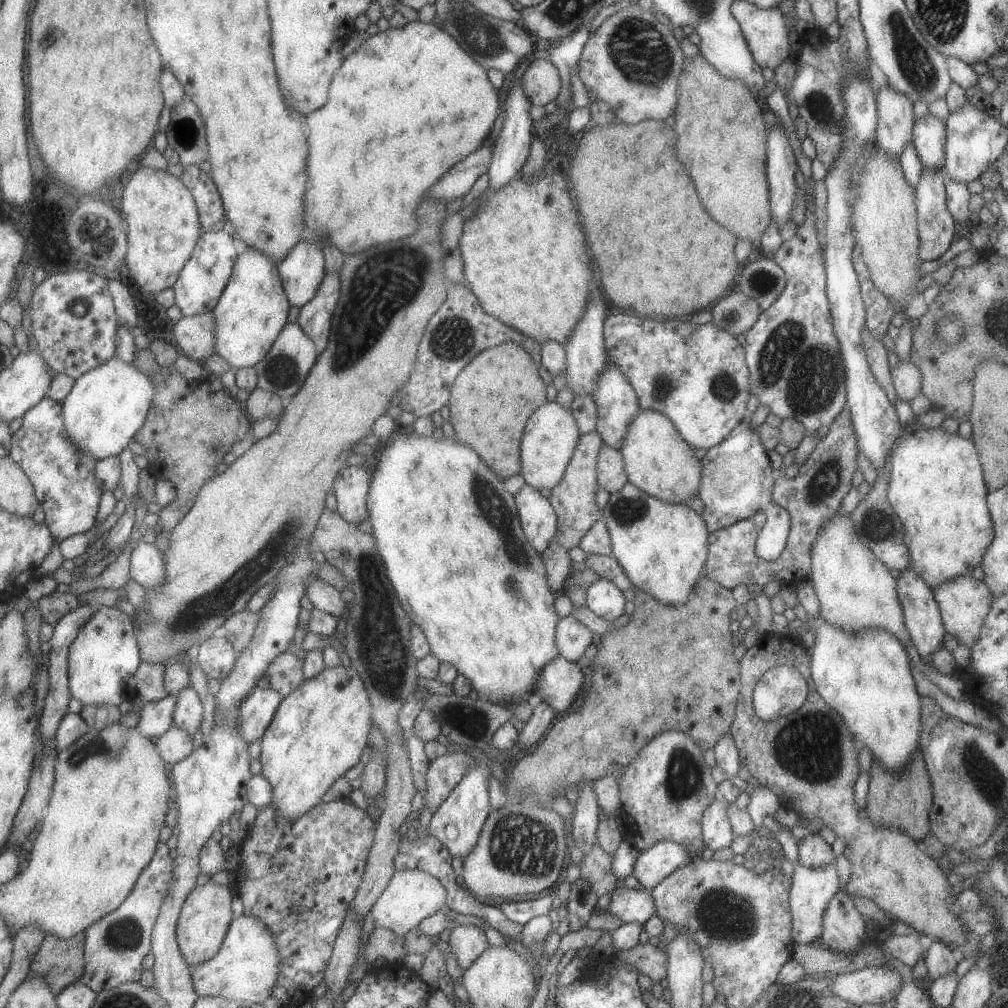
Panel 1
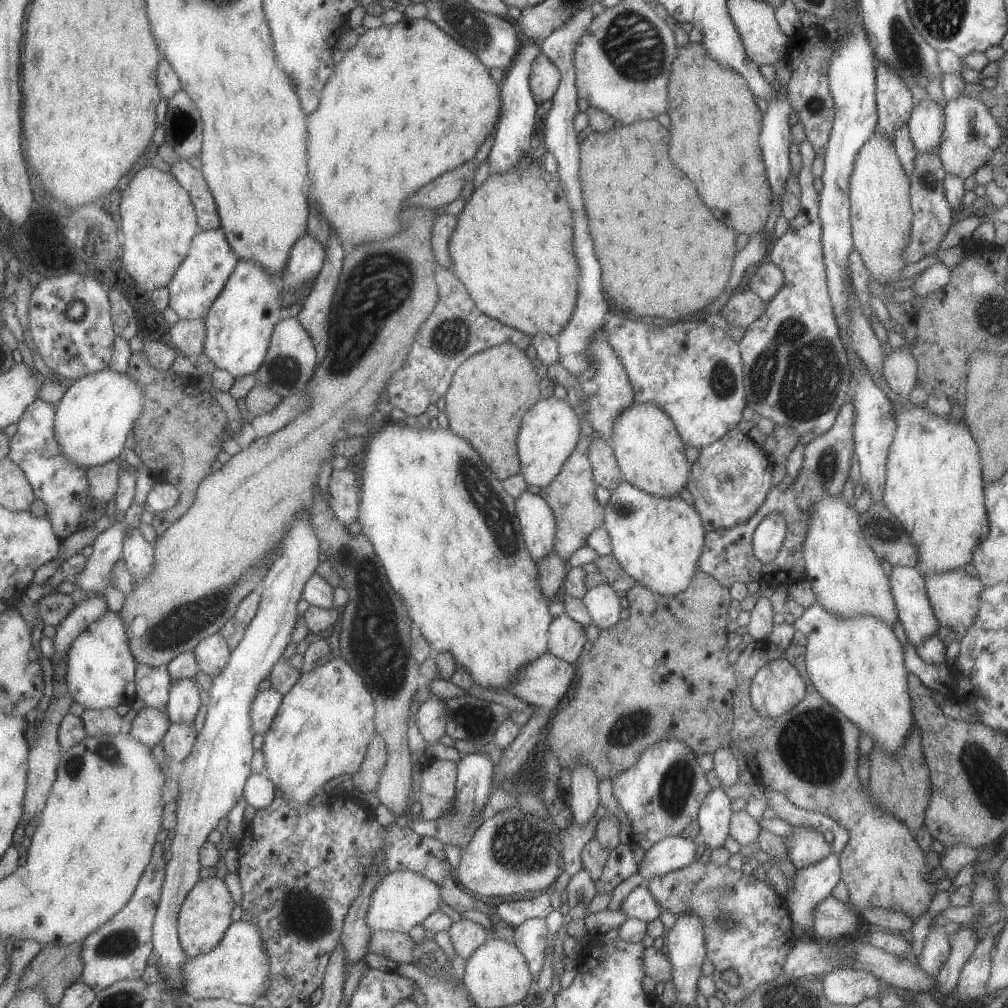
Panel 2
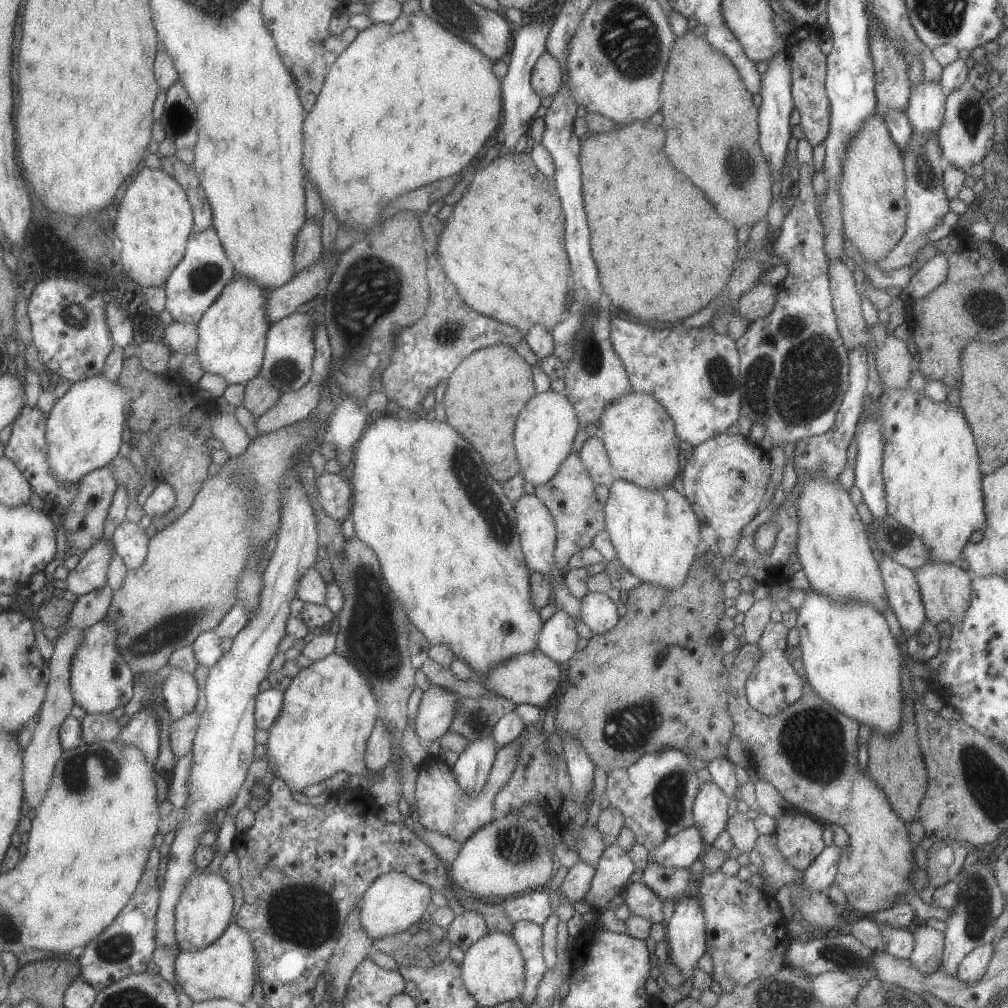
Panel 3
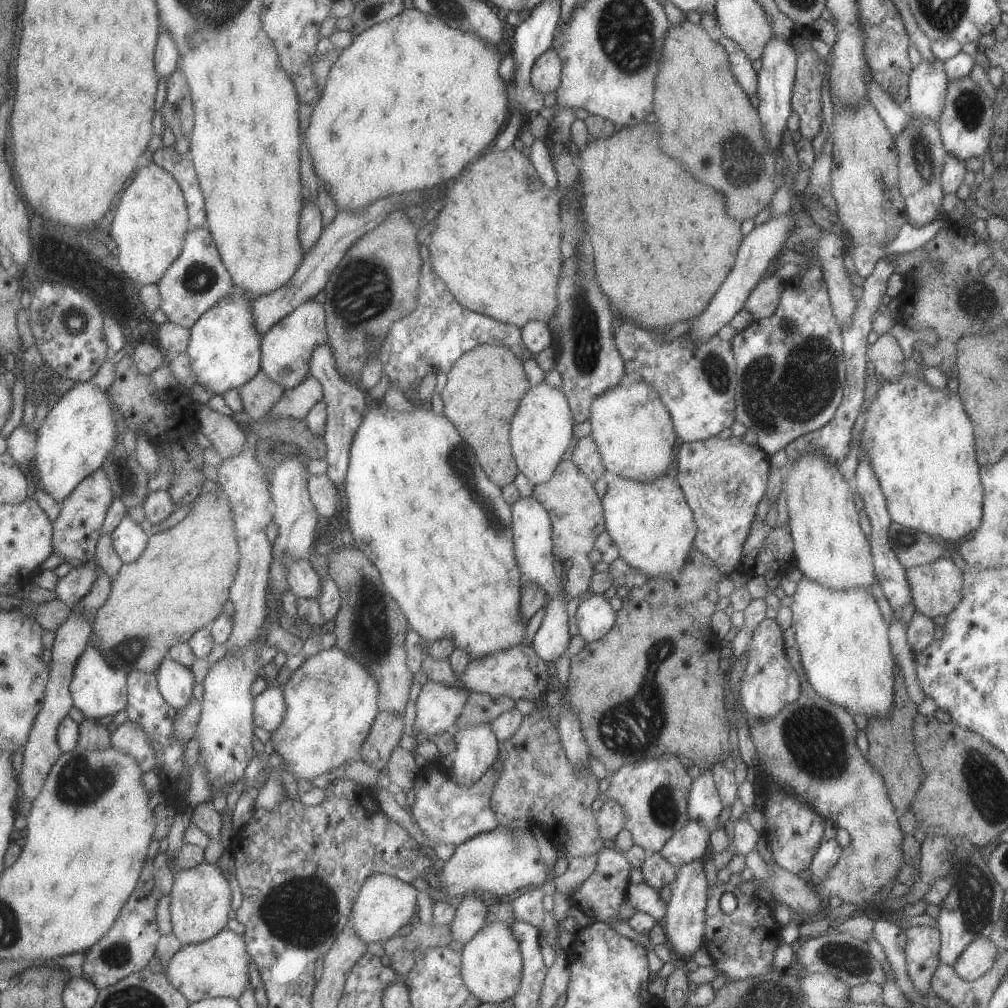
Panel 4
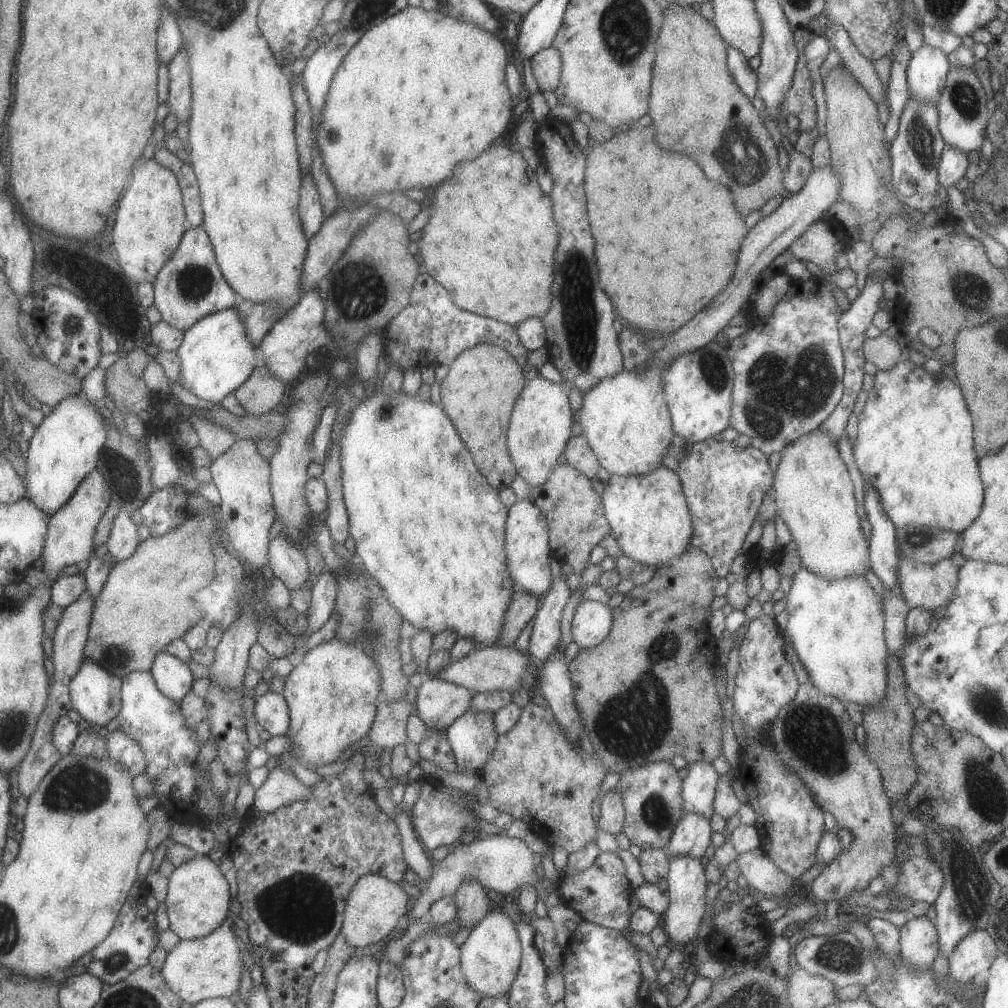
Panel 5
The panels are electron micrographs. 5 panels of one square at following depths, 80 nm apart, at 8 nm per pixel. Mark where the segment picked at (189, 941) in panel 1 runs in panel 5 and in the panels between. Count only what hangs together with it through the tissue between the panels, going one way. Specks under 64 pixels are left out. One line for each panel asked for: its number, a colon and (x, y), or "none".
2: (205, 913)
3: (203, 912)
4: (200, 898)
5: (197, 901)

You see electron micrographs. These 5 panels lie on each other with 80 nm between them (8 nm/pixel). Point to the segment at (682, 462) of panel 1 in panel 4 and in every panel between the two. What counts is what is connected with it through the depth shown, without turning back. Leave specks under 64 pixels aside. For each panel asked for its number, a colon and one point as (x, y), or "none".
2: (648, 451)
3: (638, 435)
4: (633, 432)

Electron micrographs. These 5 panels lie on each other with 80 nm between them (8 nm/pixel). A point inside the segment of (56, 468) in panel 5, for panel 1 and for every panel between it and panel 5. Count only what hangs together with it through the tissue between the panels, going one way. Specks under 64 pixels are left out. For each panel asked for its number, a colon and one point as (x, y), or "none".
1: (104, 408)
2: (92, 419)
3: (83, 429)
4: (77, 433)

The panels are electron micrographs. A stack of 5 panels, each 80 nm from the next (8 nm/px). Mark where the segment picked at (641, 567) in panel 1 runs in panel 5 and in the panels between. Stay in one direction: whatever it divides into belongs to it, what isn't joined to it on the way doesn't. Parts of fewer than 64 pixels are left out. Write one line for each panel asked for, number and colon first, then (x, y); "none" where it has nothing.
2: (657, 541)
3: (655, 535)
4: (652, 526)
5: (649, 519)

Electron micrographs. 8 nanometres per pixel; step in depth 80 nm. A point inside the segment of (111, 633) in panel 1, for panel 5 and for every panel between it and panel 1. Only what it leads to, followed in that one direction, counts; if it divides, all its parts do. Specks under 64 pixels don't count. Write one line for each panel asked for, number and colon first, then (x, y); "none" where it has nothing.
2: (99, 674)
3: (100, 681)
4: (97, 689)
5: (93, 691)

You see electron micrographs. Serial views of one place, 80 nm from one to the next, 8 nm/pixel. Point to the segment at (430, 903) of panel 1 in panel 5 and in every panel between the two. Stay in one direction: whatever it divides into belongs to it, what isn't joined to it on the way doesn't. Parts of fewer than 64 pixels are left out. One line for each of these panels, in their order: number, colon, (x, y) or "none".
2: (403, 899)
3: (393, 902)
4: (383, 904)
5: (375, 906)

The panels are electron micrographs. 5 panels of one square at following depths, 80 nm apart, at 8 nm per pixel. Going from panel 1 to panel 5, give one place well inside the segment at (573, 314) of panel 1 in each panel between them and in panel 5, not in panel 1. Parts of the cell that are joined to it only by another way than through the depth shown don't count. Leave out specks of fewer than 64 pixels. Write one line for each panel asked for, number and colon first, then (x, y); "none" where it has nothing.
2: (511, 249)
3: (501, 246)
4: (496, 242)
5: (490, 237)

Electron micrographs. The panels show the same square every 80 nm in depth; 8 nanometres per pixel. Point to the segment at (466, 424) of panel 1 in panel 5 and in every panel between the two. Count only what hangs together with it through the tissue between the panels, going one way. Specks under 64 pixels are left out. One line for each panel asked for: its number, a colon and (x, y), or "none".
2: (489, 393)
3: (484, 394)
4: (483, 388)
5: (483, 382)

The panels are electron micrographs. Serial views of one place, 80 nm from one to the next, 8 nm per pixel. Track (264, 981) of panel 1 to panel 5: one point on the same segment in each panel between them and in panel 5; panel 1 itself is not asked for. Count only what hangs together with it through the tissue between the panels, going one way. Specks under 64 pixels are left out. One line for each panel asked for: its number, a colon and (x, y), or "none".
2: (236, 970)
3: (226, 969)
4: (217, 967)
5: (204, 968)

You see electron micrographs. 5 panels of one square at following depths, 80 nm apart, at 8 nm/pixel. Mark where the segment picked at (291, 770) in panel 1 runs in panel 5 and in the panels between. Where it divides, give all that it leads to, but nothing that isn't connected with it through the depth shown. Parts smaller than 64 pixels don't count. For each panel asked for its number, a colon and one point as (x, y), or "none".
2: (322, 729)
3: (328, 710)
4: (330, 700)
5: (331, 694)

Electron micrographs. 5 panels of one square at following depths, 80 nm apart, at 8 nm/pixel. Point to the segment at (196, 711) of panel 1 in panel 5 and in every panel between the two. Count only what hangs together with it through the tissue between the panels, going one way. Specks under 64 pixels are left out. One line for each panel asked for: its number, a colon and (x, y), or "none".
2: (183, 702)
3: (179, 690)
4: (174, 681)
5: (172, 678)

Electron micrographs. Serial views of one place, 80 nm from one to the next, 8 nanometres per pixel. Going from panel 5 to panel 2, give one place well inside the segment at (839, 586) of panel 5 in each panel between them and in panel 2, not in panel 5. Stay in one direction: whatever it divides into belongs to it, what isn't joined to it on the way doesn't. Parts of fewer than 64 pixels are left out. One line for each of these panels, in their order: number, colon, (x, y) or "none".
2: (856, 665)
3: (850, 658)
4: (842, 639)

